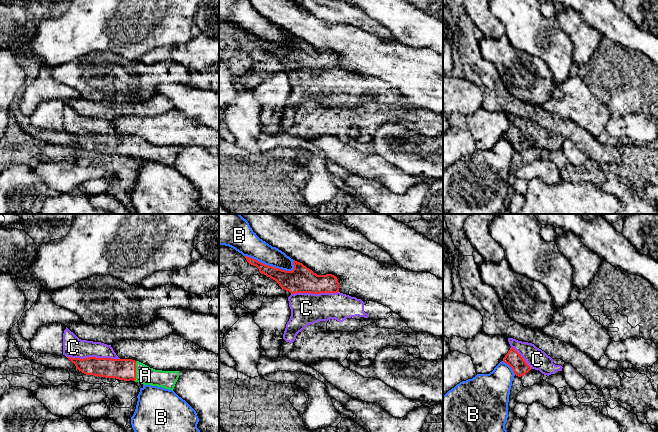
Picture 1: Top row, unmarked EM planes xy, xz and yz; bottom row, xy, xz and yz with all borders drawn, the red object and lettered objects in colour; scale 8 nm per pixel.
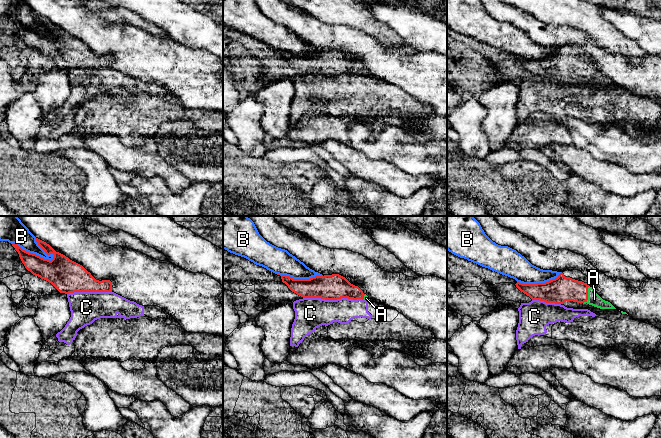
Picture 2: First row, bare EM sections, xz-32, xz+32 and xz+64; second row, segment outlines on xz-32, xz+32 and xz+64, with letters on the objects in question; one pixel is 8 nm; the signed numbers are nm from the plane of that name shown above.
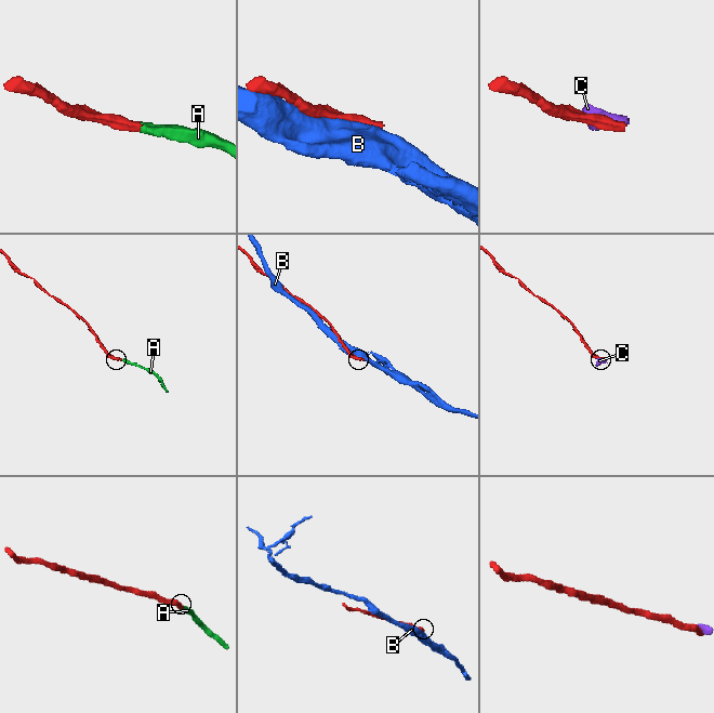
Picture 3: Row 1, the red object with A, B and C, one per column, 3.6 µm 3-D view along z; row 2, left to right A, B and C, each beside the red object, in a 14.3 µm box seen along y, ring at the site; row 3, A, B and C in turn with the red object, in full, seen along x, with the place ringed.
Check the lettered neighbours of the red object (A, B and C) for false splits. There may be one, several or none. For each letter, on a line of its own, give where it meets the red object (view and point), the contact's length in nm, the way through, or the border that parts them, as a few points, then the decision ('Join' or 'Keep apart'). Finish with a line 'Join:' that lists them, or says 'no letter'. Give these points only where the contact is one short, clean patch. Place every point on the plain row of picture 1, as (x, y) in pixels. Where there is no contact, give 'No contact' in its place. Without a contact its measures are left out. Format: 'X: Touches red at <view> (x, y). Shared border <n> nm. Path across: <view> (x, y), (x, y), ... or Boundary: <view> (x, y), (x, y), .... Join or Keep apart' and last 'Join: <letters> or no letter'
A: Touches red at xy (135, 147). Shared border 160 nm. Join
B: Touches red at xz (269, 42). Shared border 420 nm. Keep apart
C: Touches red at xy (93, 133). Shared border 420 nm. Keep apart
Join: A

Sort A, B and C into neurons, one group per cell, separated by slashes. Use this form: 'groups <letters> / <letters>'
groups A / B / C

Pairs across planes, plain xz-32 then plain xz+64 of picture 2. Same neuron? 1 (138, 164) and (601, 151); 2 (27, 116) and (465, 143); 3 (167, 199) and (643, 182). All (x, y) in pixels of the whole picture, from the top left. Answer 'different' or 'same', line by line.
1: different
2: same
3: different

